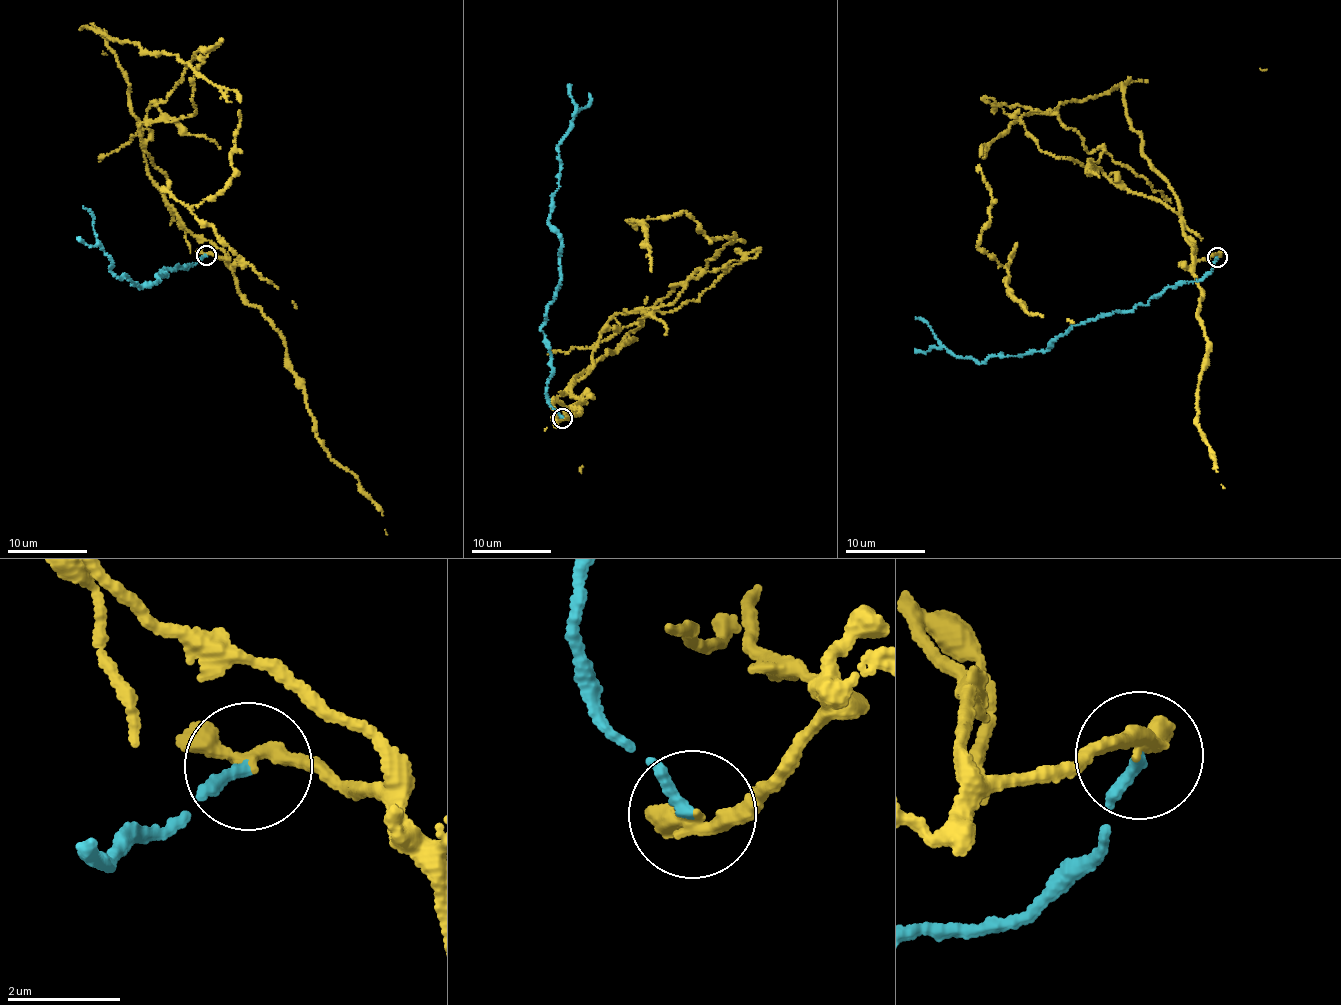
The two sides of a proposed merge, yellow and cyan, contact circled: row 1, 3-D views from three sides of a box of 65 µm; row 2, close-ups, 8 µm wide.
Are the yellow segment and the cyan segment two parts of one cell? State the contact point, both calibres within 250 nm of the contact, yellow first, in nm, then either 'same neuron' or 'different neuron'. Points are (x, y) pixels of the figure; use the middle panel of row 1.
at (562, 418); 240 nm thick on the yellow side, 190 nm on the other; different neuron

